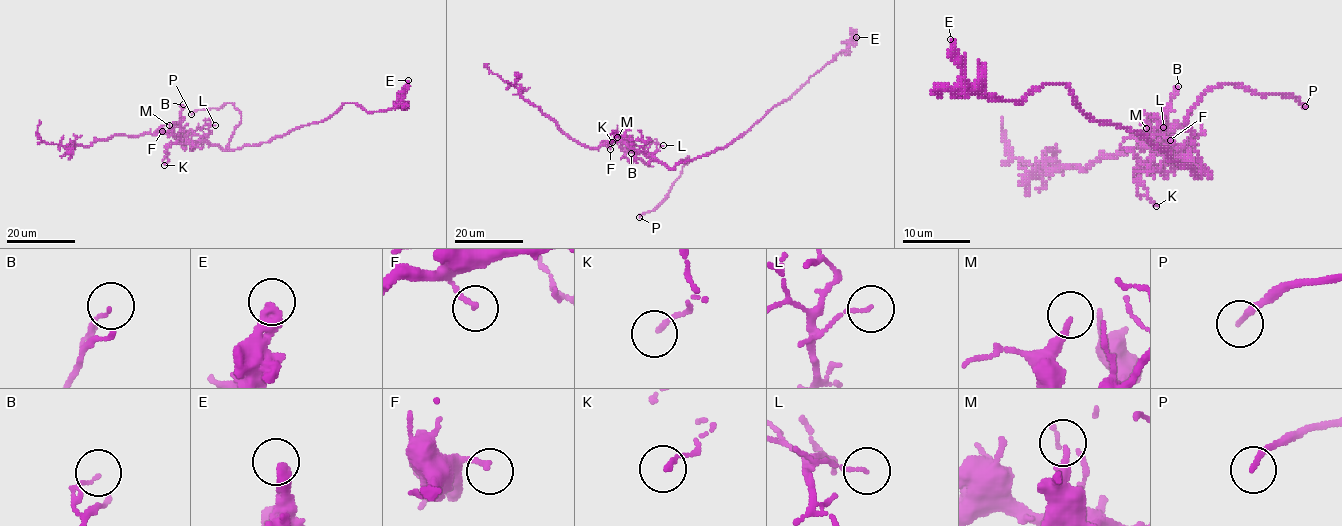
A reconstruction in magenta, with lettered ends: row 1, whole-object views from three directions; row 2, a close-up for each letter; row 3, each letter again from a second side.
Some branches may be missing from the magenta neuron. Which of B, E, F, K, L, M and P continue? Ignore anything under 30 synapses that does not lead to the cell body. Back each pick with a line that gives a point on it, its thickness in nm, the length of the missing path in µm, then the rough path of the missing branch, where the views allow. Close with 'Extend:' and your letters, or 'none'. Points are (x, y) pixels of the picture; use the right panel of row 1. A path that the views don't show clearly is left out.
P: place (1305, 106); calibre 200 nm; missing 20 µm
Extend: P

